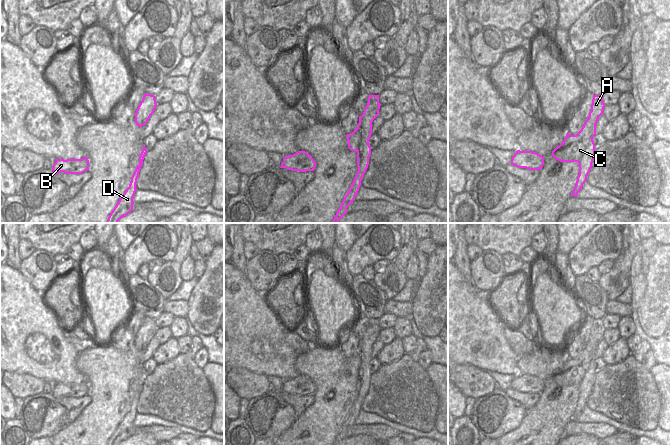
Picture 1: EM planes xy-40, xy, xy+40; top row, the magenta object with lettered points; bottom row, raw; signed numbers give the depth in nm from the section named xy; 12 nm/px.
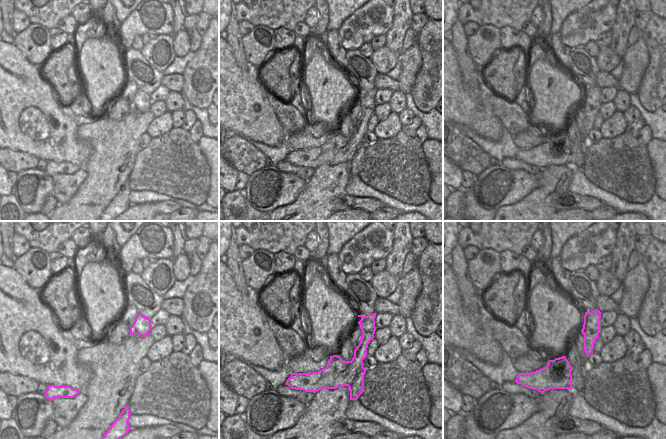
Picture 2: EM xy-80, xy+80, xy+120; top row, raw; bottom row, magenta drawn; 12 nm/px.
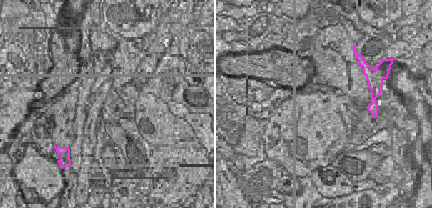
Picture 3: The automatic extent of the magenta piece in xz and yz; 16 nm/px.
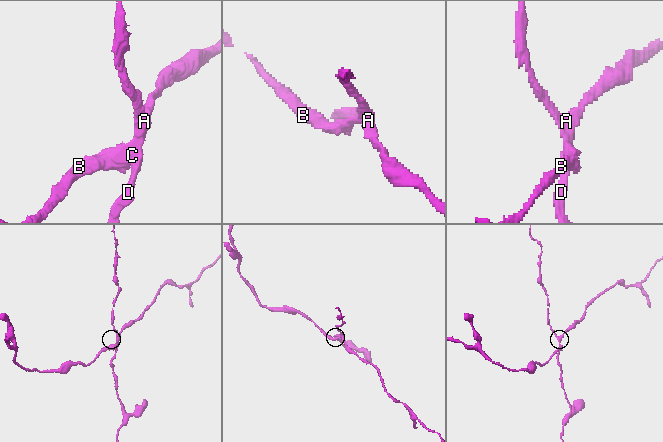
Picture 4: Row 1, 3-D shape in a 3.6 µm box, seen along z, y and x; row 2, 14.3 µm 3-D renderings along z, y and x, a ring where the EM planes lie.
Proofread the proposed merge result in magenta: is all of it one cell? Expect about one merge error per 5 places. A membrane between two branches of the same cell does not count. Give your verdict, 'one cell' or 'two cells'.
two cells

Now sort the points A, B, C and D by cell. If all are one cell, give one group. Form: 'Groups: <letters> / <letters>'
Groups: A C D / B.

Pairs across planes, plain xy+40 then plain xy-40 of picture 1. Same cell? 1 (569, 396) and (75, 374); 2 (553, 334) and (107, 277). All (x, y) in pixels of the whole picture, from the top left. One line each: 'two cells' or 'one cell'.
1: two cells
2: one cell

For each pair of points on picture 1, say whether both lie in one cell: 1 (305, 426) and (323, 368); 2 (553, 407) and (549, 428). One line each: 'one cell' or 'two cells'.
1: one cell
2: one cell

